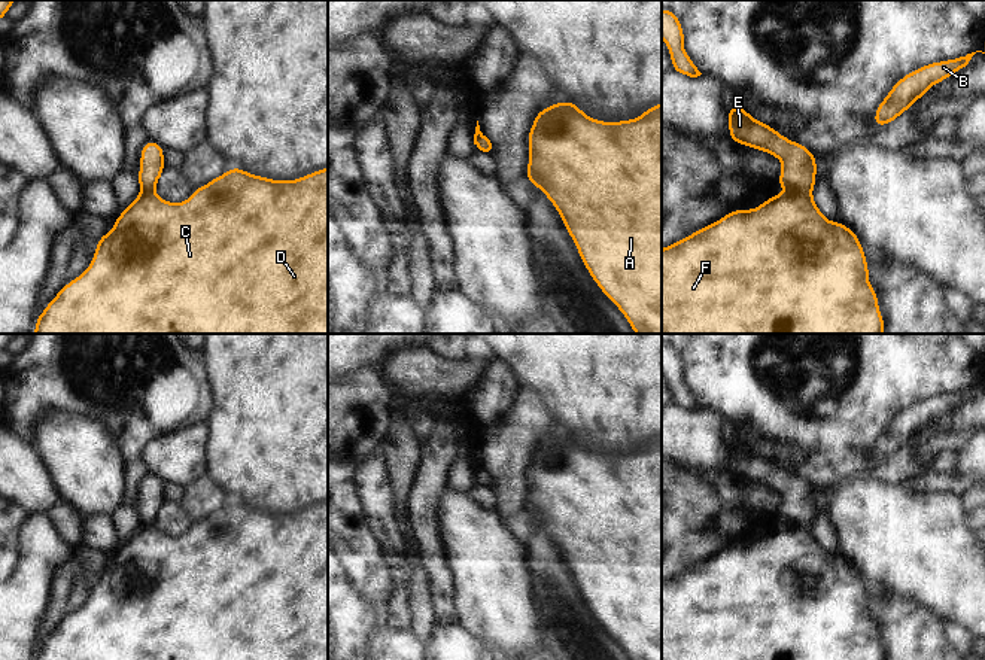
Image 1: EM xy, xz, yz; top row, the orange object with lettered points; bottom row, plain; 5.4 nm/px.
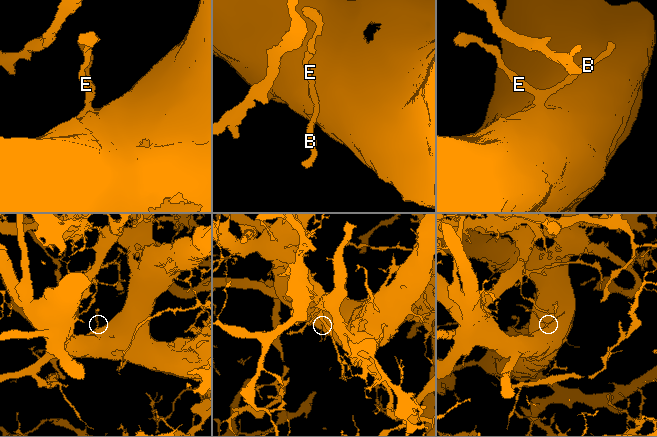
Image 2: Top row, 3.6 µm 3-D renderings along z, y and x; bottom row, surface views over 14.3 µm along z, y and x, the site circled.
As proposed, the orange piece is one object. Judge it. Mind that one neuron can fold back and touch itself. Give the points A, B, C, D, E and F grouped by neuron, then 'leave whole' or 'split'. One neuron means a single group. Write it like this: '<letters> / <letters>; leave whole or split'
A B C D E F; leave whole

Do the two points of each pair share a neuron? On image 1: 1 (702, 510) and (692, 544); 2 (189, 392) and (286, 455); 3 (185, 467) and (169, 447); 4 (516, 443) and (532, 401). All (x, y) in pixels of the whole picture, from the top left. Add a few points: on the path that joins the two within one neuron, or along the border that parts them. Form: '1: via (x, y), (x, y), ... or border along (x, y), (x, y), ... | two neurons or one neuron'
1: border along (710, 528), (687, 531) | two neurons
2: border along (210, 374), (213, 410), (206, 420) | two neurons
3: via (184, 462), (173, 452) | one neuron
4: via (519, 432), (529, 419), (529, 411) | one neuron

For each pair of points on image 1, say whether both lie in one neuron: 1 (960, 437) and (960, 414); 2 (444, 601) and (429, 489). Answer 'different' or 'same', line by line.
1: different
2: same

